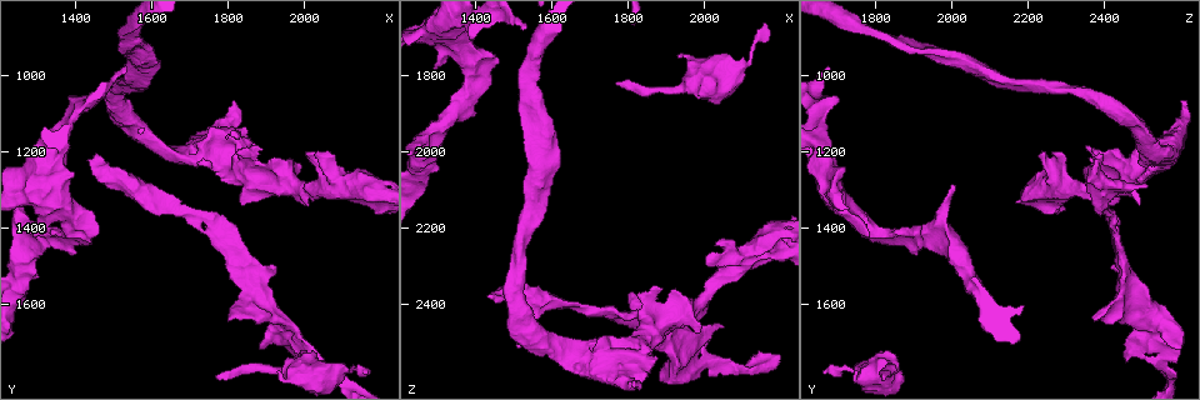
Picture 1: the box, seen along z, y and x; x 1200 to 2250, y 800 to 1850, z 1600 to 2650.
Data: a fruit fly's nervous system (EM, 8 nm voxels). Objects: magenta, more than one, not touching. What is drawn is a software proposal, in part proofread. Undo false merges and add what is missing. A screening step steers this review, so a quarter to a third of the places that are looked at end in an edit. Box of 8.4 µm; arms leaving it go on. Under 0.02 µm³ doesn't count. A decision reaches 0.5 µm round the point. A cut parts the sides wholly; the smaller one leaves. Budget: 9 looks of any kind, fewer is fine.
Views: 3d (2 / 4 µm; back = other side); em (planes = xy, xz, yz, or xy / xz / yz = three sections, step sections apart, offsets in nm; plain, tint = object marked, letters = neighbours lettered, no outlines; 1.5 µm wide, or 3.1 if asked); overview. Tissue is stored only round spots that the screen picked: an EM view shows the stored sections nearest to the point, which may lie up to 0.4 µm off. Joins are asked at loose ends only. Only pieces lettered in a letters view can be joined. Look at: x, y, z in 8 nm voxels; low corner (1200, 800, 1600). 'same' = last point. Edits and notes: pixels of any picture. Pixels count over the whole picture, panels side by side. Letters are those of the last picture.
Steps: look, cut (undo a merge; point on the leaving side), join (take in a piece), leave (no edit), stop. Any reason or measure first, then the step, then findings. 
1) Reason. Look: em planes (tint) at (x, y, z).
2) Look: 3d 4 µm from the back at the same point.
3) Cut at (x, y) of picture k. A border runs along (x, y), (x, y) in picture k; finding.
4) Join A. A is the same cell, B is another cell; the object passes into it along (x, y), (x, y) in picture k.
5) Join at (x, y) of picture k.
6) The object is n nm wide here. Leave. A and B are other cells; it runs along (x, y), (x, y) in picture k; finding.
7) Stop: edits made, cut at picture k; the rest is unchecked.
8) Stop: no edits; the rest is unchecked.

Sudden change in width. Look: em xz step 8 (tint) at (1815, 1485, 2445).

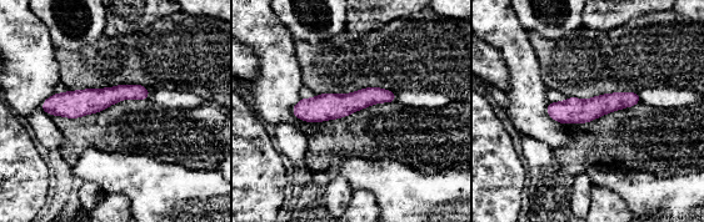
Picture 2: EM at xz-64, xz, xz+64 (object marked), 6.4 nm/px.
Cut it another way. Look: em planes (tint) at the same point.

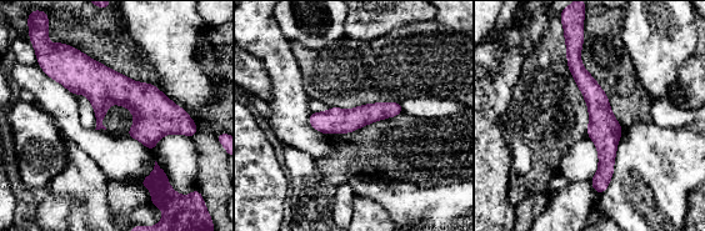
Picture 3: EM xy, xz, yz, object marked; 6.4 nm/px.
Look: em planes (letters) at the same point.

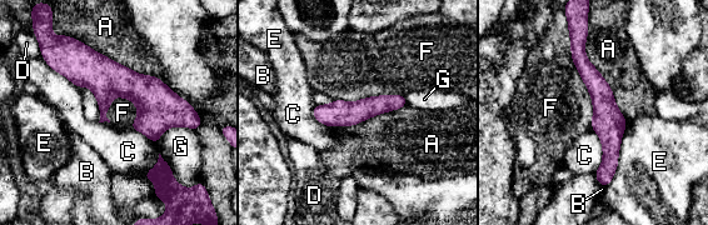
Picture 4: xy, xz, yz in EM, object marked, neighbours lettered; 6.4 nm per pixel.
The object is 110 nm wide here. Leave. A, B, C, D, E, F and G are other cells; it runs along (582, 40), (609, 124), (606, 181) in picture 4; all the same neuron.

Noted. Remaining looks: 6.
Free end. Look: 3d 4 µm at (1765, 1790, 1820).

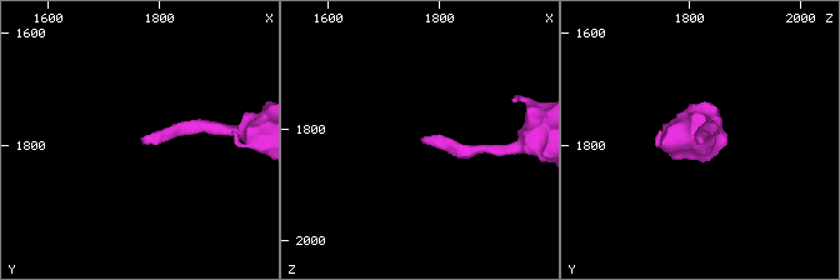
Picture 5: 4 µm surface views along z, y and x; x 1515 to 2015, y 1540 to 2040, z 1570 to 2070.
Look: em xy step 8 (tint) at (1765, 1790, 1820).

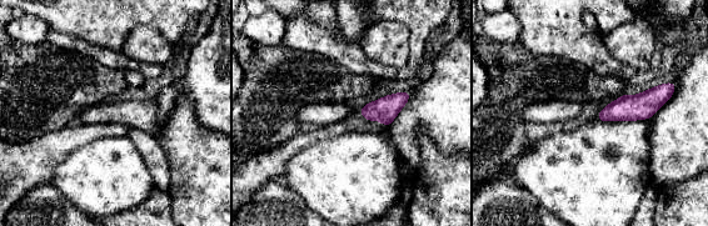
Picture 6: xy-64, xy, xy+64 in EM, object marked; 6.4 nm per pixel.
Look: em planes (letters) at the same point.

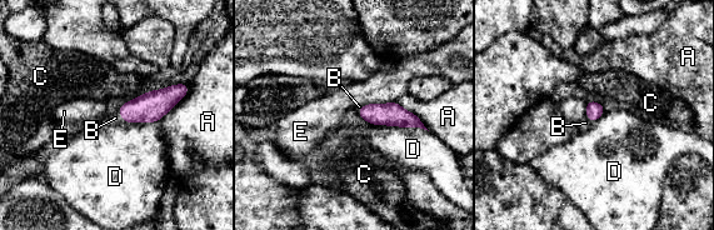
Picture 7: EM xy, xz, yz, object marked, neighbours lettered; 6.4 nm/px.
The object is 110 nm wide here; the longest contact is with D, 380 nm. Join B. B is the same cell, A, C, D and E are other cells; the neuron continues.

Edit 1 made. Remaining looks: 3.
A fork. Look: em xz step 4 (letters) at (1555, 1295, 2385).

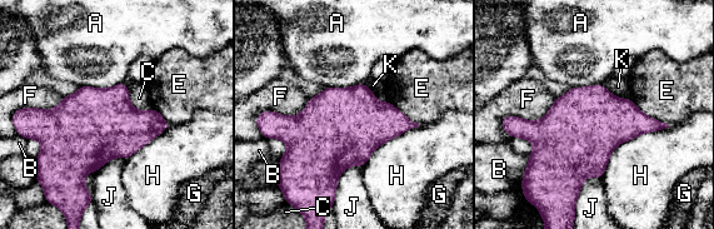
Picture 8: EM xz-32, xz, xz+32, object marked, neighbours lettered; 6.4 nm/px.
The object is 480 nm wide here. Leave. A, B, C, E, F, G, H, J and K are other cells; a border runs along (557, 98), (538, 120), (508, 115) in picture 8; one neuron here.

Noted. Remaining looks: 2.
Stop: edits made, join at picture 7; the rest is unchecked.

